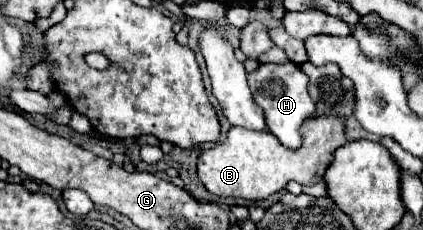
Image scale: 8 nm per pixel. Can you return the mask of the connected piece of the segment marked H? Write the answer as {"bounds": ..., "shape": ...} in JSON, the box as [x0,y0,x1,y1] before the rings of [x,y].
{"bounds":[247,60,315,148],"shape":[[[287,60],[281,64],[259,64],[255,72],[247,74],[247,82],[257,106],[263,110],[269,132],[275,134],[283,146],[299,148],[301,146],[299,128],[315,110],[315,104],[307,92],[309,78],[299,70],[297,64]]]}

